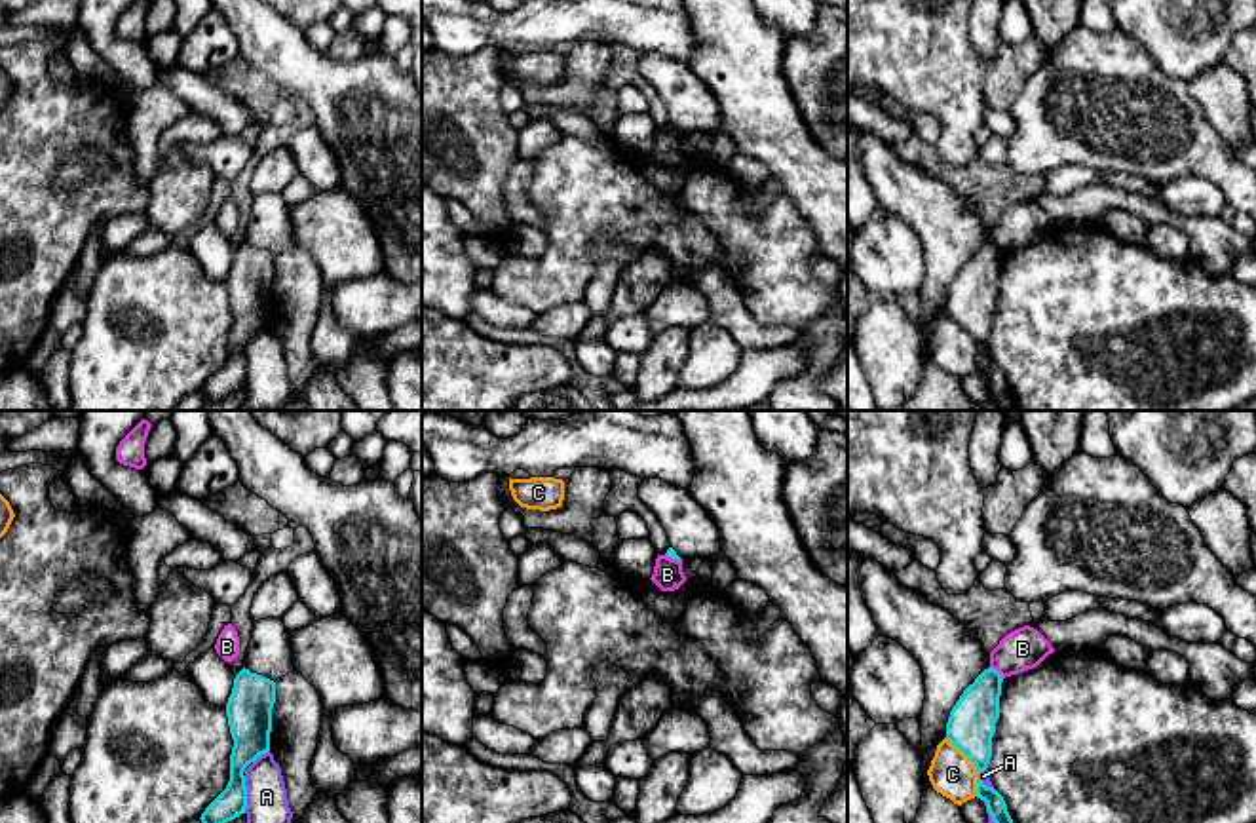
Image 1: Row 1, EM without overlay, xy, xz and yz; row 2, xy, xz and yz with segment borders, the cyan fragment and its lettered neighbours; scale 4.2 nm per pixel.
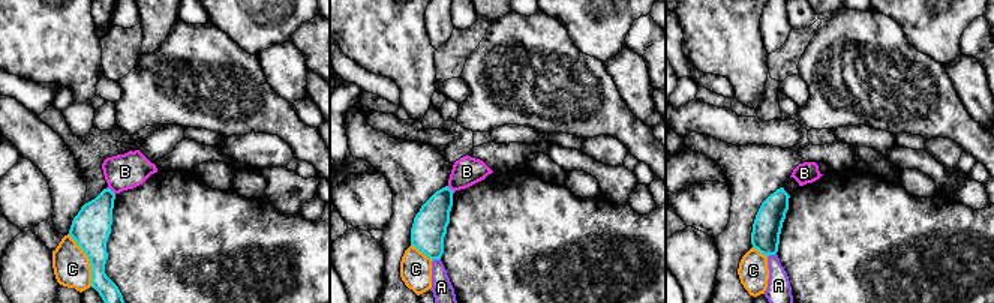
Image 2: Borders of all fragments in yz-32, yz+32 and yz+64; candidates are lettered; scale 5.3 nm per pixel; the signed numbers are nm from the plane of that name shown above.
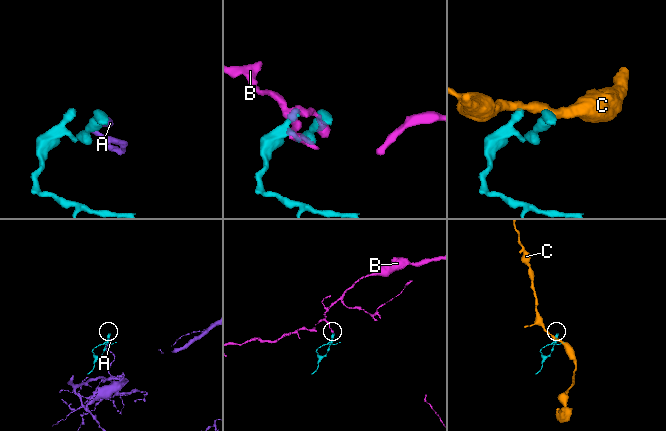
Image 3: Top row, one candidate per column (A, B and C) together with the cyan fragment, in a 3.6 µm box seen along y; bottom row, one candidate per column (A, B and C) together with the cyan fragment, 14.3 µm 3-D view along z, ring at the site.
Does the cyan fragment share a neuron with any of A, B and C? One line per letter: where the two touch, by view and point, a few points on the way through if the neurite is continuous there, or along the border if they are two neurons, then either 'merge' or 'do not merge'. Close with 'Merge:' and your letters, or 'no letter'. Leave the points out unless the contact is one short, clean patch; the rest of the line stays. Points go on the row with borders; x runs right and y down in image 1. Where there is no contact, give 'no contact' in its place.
A: contact xy (246, 795); do not merge
B: contact yz (998, 673); border yz (990, 666), (1002, 679); do not merge
C: contact yz (964, 753); border yz (945, 738), (973, 765), (977, 774); do not merge
Merge: no letter

